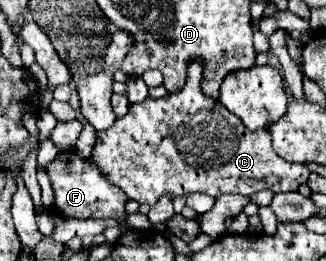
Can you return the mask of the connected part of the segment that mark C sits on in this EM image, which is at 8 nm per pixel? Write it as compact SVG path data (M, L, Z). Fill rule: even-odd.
M194 58L188 62L186 86L176 94L166 94L162 98L146 98L140 104L130 104L128 114L116 118L116 122L98 132L92 162L100 174L104 174L112 184L120 186L128 198L138 204L156 204L162 196L178 198L192 192L204 192L208 196L222 194L242 194L250 196L258 190L272 192L296 192L300 184L306 184L310 170L304 164L292 164L280 158L272 150L272 138L268 130L246 130L238 116L230 114L218 100L202 94L202 60Z

